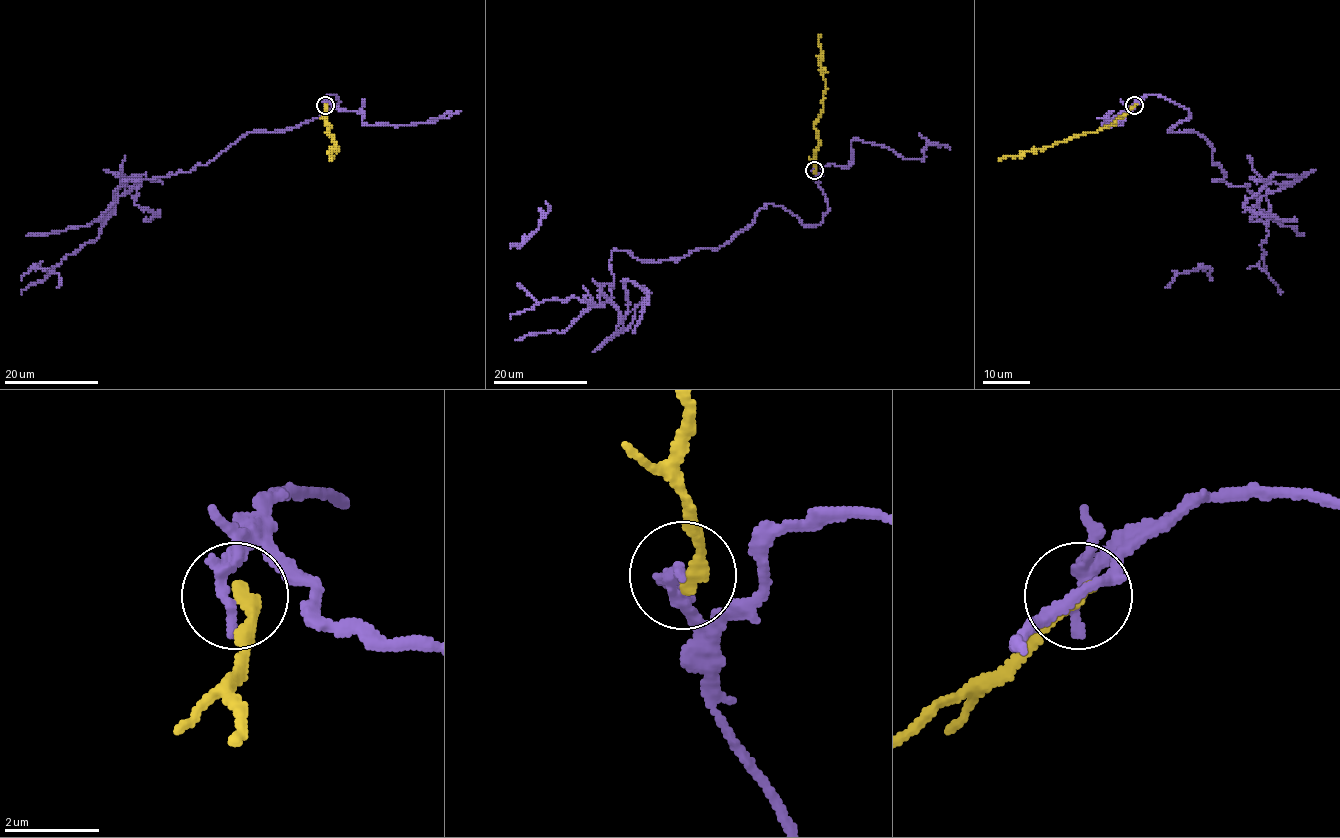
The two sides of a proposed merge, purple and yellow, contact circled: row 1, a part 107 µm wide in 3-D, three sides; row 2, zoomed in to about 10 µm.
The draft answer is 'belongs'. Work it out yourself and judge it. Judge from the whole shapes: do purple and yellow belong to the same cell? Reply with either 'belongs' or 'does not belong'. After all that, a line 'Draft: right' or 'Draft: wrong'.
does not belong
Draft: wrong

